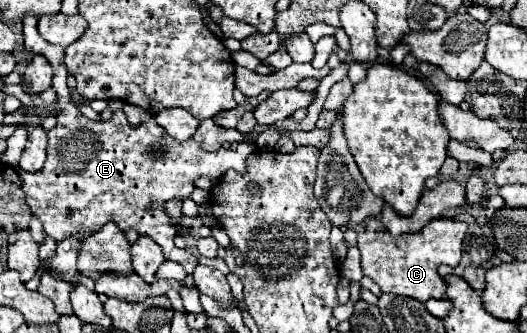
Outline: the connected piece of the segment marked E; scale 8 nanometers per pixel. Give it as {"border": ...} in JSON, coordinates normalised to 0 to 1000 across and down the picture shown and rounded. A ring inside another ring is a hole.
{"border":[[[44,48],[44,114],[55,156],[85,168],[101,198],[101,264],[112,288],[104,306],[108,372],[89,396],[93,438],[85,505],[70,523],[36,511],[63,649],[78,661],[85,697],[104,727],[116,727],[116,715],[135,703],[150,721],[165,715],[203,667],[218,667],[230,691],[256,685],[264,703],[290,715],[306,739],[309,769],[317,781],[340,787],[355,817],[355,835],[343,847],[351,937],[381,943],[385,925],[378,913],[378,871],[366,847],[374,775],[359,751],[343,751],[328,733],[336,685],[324,679],[321,643],[313,637],[313,607],[328,595],[359,595],[370,565],[366,541],[374,529],[412,541],[419,523],[427,523],[427,511],[438,505],[461,523],[469,468],[484,450],[484,438],[476,426],[457,426],[438,450],[419,444],[412,456],[389,456],[366,414],[343,432],[328,426],[328,414],[321,414],[321,402],[313,402],[313,390],[294,366],[249,384],[233,336],[218,336],[207,366],[176,366],[161,354],[142,312],[135,312],[127,210],[120,192],[123,150],[120,138],[93,132],[78,114],[70,96],[70,48]],[[298,414],[313,414],[313,438],[321,438],[313,474],[283,474],[283,438],[298,426]]]}

